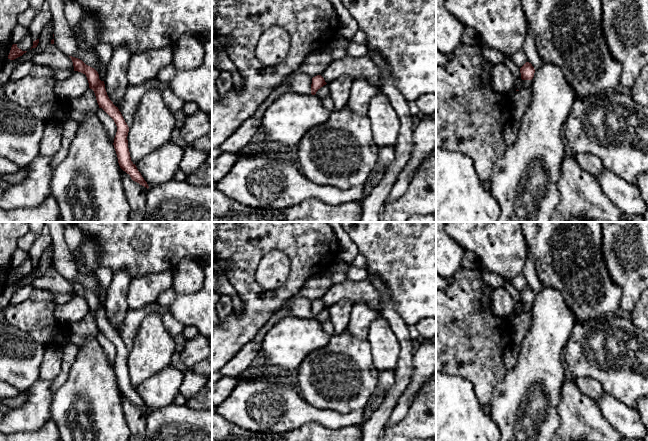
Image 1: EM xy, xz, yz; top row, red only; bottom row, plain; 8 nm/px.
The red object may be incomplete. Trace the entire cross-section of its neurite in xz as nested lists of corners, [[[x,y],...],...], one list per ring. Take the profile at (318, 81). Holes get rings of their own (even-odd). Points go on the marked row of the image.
[[[317,75],[312,78],[312,84],[311,84],[311,94],[315,95],[316,92],[326,85],[327,83],[325,82],[324,78],[321,75]]]

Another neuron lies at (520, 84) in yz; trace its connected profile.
[[[506,57],[504,64],[511,71],[514,79],[515,79],[515,91],[518,89],[523,90],[530,88],[532,86],[532,80],[522,80],[520,68],[518,68],[512,61],[511,57]]]

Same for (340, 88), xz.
[[[343,75],[328,85],[335,109],[343,109],[347,105],[350,97],[352,79],[349,76]]]

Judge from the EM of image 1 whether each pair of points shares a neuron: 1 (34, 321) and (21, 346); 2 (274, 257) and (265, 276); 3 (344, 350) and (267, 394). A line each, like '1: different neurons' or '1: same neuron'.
1: different neurons
2: same neuron
3: different neurons

